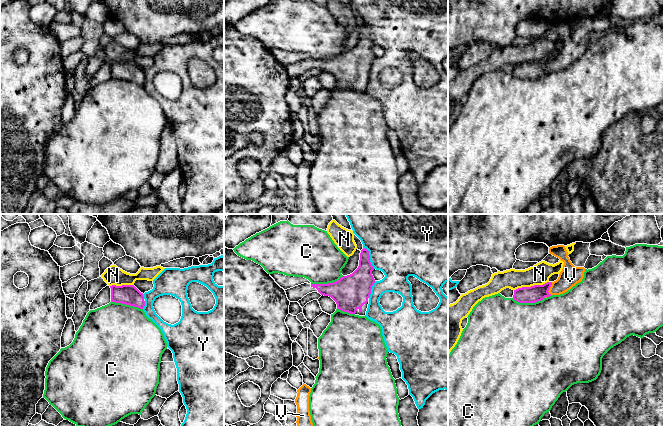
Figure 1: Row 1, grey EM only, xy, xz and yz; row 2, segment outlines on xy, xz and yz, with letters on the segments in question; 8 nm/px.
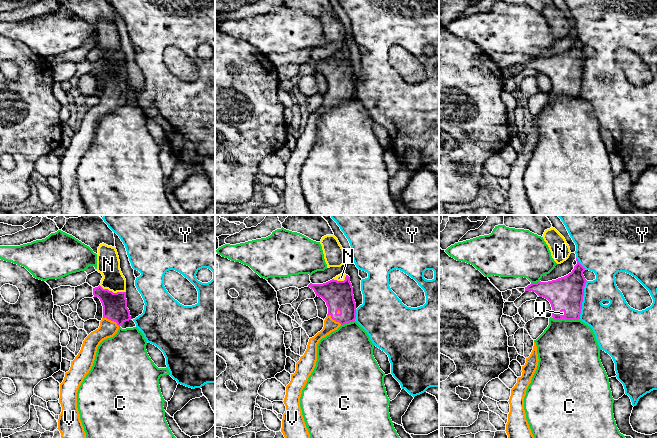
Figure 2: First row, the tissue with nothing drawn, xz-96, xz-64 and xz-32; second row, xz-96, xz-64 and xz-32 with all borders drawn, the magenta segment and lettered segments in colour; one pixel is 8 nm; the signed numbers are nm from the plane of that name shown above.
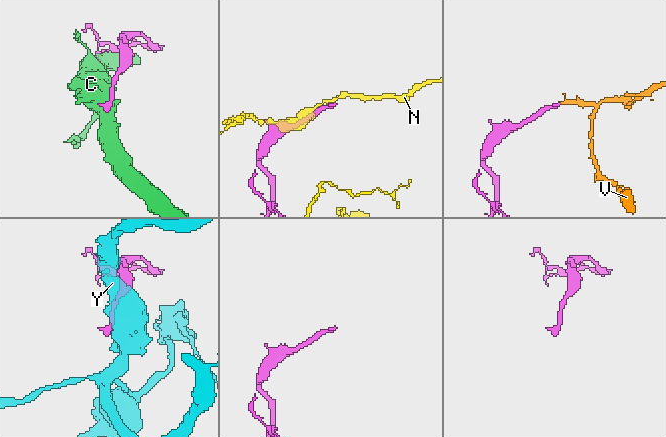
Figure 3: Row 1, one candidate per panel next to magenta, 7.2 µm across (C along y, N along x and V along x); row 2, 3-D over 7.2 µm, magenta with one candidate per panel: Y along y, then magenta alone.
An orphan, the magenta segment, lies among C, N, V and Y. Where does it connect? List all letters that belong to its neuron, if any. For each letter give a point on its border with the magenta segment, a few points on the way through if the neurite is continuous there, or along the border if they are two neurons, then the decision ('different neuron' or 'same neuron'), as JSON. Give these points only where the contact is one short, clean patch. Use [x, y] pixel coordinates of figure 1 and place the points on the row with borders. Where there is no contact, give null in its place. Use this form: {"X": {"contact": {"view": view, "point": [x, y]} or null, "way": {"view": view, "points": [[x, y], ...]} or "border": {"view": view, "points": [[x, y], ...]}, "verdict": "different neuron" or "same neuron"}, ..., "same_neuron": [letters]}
{"C": {"contact": {"view": "xz", "point": [328, 283]}, "verdict": "different neuron"}, "N": {"contact": {"view": "yz", "point": [531, 286]}, "verdict": "different neuron"}, "V": {"contact": {"view": "yz", "point": [549, 288]}, "way": {"view": "yz", "points": [[535, 293], [549, 288], [558, 287], [570, 275]]}, "verdict": "same neuron"}, "Y": {"contact": {"view": "xz", "point": [369, 258]}, "verdict": "different neuron"}, "same_neuron": ["V"]}

